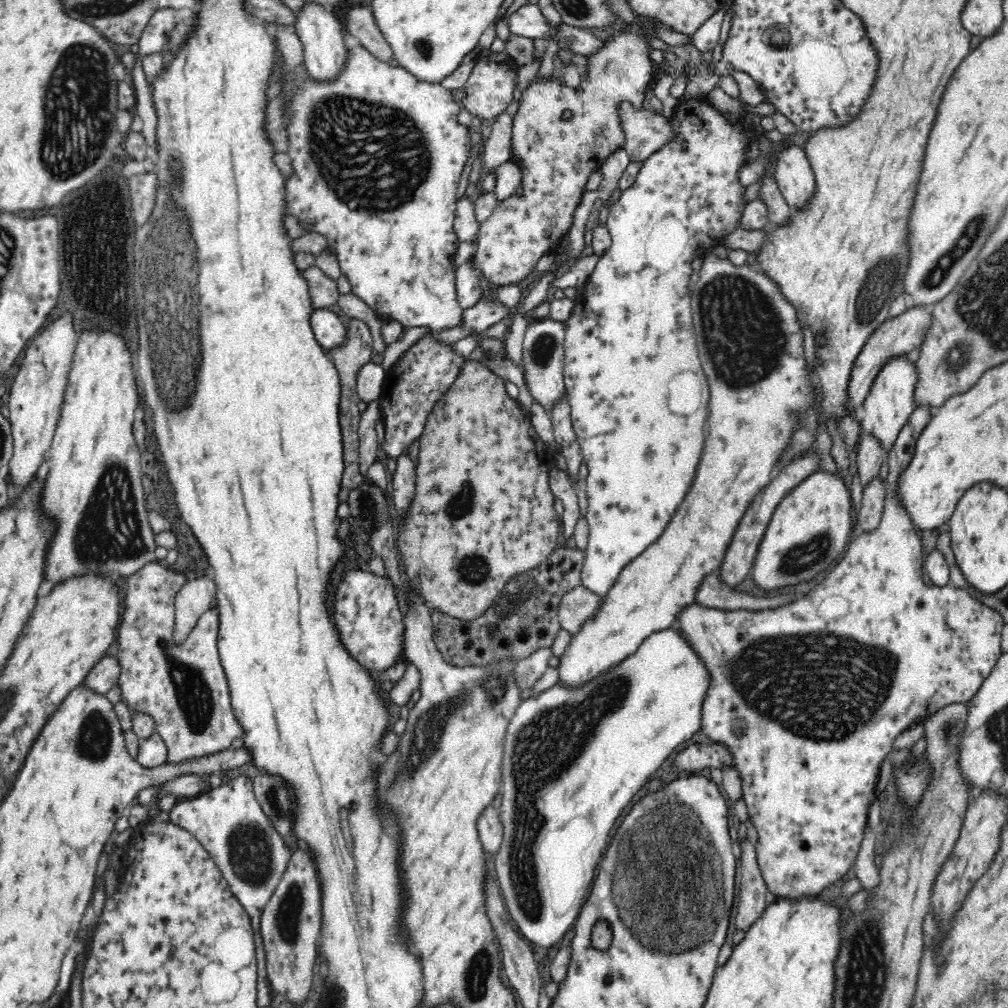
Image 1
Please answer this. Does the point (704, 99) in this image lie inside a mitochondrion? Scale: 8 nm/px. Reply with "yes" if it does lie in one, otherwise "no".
no

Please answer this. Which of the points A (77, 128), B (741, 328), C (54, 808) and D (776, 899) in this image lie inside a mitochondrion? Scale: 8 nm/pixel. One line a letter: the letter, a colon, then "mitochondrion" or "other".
A: mitochondrion
B: mitochondrion
C: other
D: other

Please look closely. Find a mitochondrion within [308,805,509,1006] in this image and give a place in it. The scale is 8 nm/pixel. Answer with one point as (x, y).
(477, 974)

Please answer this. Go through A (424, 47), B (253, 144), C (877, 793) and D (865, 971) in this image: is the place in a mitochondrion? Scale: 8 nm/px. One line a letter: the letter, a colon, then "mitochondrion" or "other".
A: mitochondrion
B: other
C: other
D: mitochondrion

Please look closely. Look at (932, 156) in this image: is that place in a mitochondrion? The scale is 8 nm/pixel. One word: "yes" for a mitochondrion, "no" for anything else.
no

